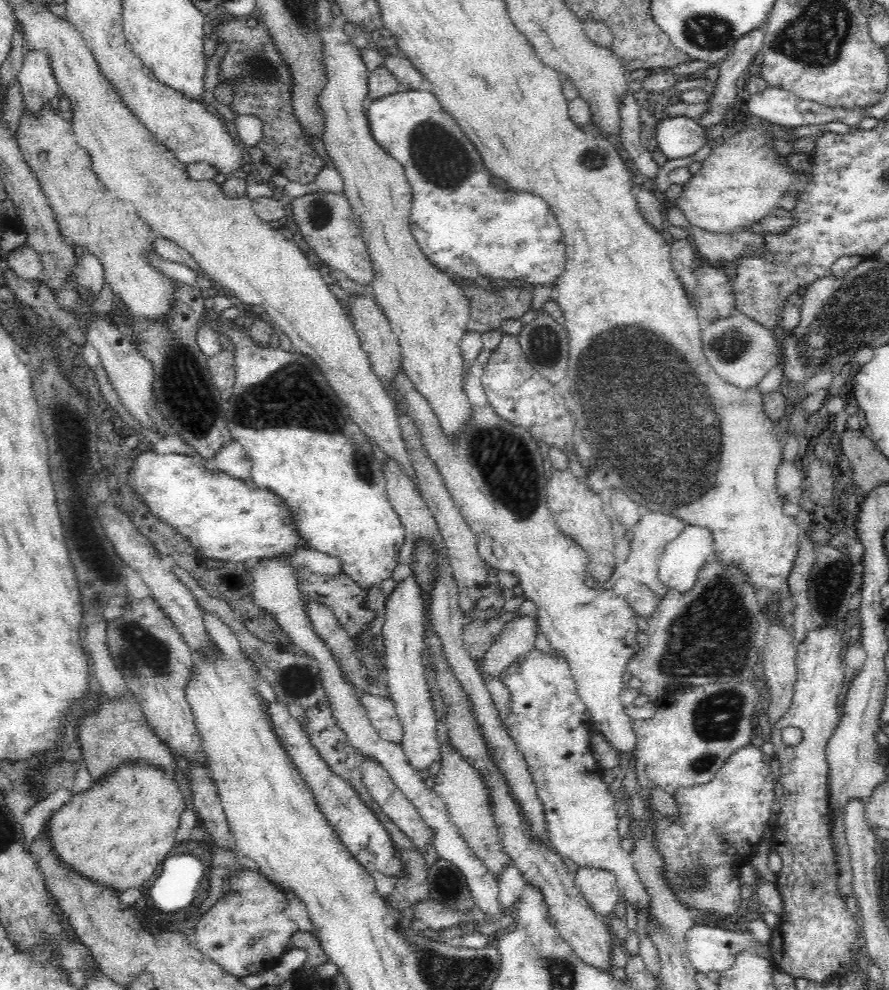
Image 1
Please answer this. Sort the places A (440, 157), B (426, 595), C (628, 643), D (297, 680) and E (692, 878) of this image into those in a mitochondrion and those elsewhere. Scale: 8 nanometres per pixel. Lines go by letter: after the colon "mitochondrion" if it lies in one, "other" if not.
A: mitochondrion
B: other
C: other
D: mitochondrion
E: mitochondrion

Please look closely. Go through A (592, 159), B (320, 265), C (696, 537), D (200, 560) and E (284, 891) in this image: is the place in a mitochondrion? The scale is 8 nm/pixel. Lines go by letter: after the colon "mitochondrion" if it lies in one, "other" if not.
A: mitochondrion
B: other
C: other
D: other
E: other

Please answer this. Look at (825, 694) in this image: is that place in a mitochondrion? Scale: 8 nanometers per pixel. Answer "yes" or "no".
no

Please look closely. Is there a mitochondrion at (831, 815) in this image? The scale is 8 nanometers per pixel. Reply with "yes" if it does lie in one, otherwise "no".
no

